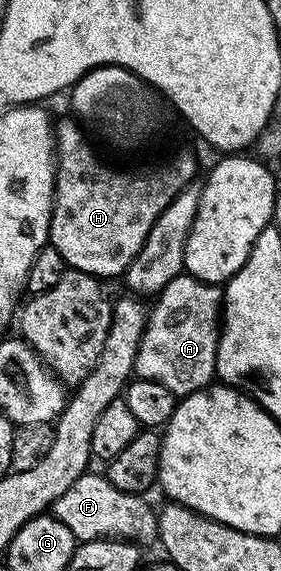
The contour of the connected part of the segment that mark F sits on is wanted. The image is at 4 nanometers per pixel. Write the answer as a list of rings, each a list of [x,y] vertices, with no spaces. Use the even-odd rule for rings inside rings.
[[[87,473],[78,478],[64,497],[54,502],[52,513],[72,529],[78,541],[124,539],[139,545],[153,544],[158,537],[158,517],[155,508],[150,508],[146,501],[141,495],[129,495],[116,489],[116,485],[106,480],[105,474]]]

